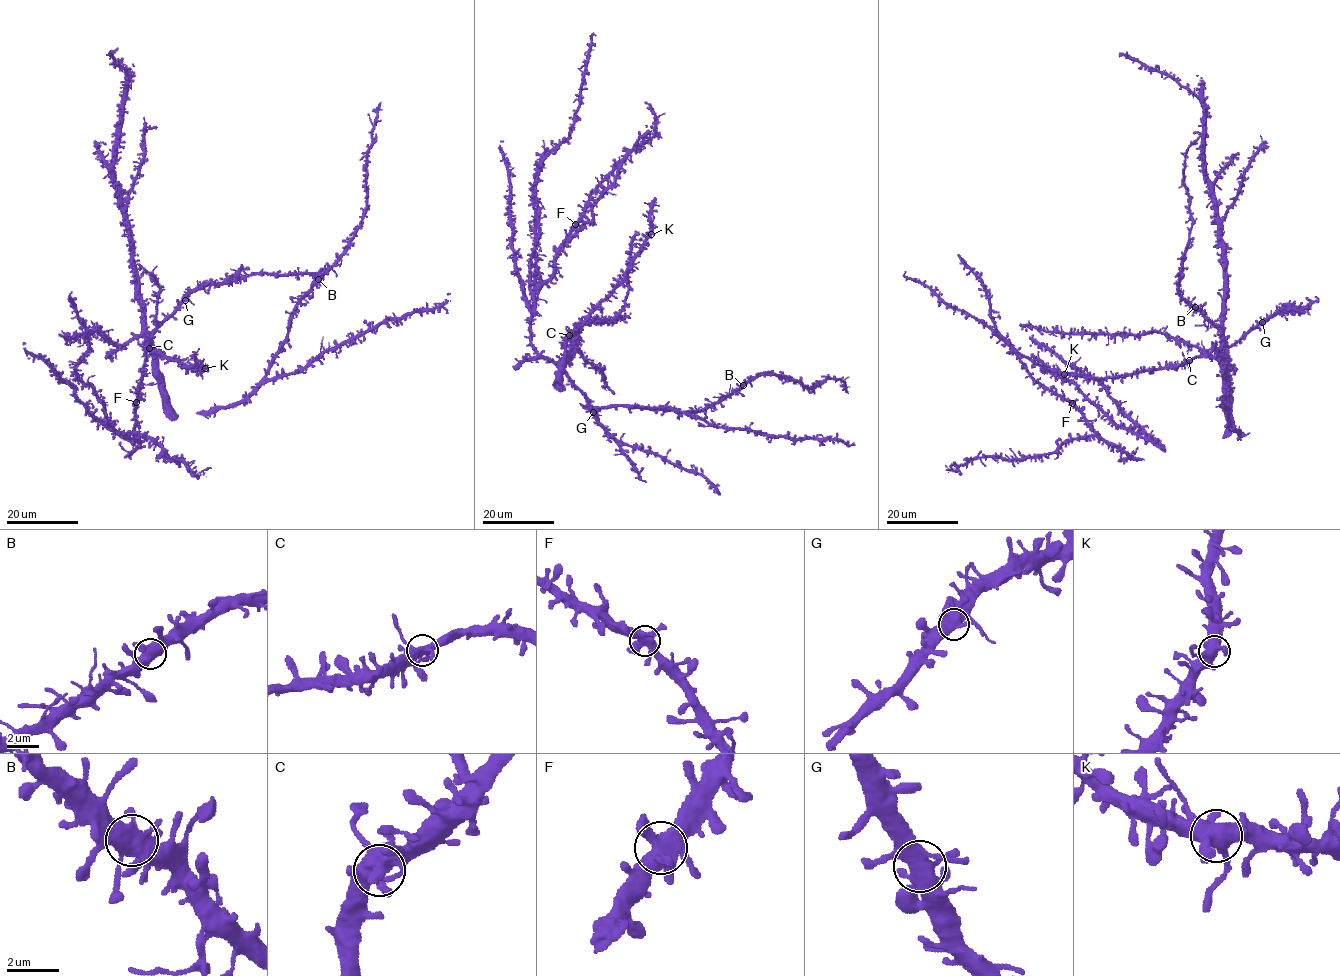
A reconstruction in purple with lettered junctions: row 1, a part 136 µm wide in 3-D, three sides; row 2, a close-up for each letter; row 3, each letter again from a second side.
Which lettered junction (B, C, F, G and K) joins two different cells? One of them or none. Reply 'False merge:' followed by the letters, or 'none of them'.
False merge: none of them

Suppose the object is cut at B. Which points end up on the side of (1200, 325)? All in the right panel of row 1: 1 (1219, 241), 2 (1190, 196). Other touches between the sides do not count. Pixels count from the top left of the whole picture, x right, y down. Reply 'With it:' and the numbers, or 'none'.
With it: 1

